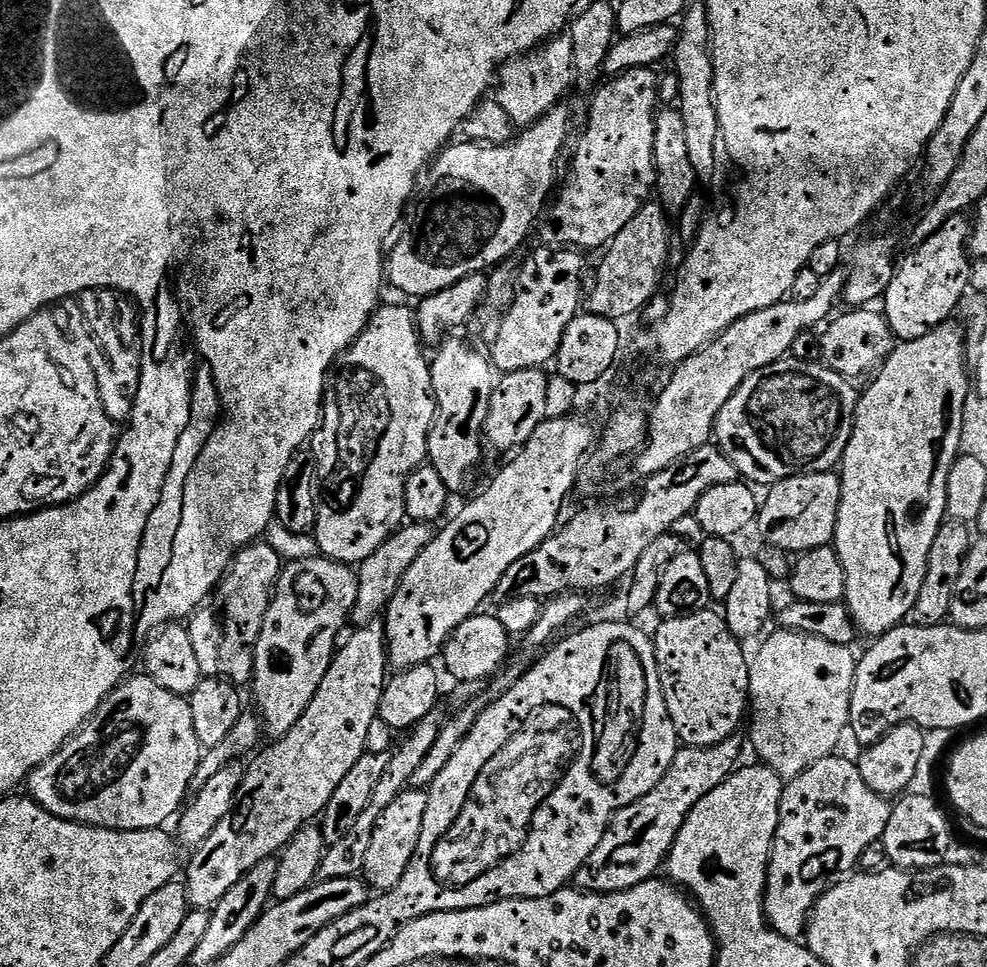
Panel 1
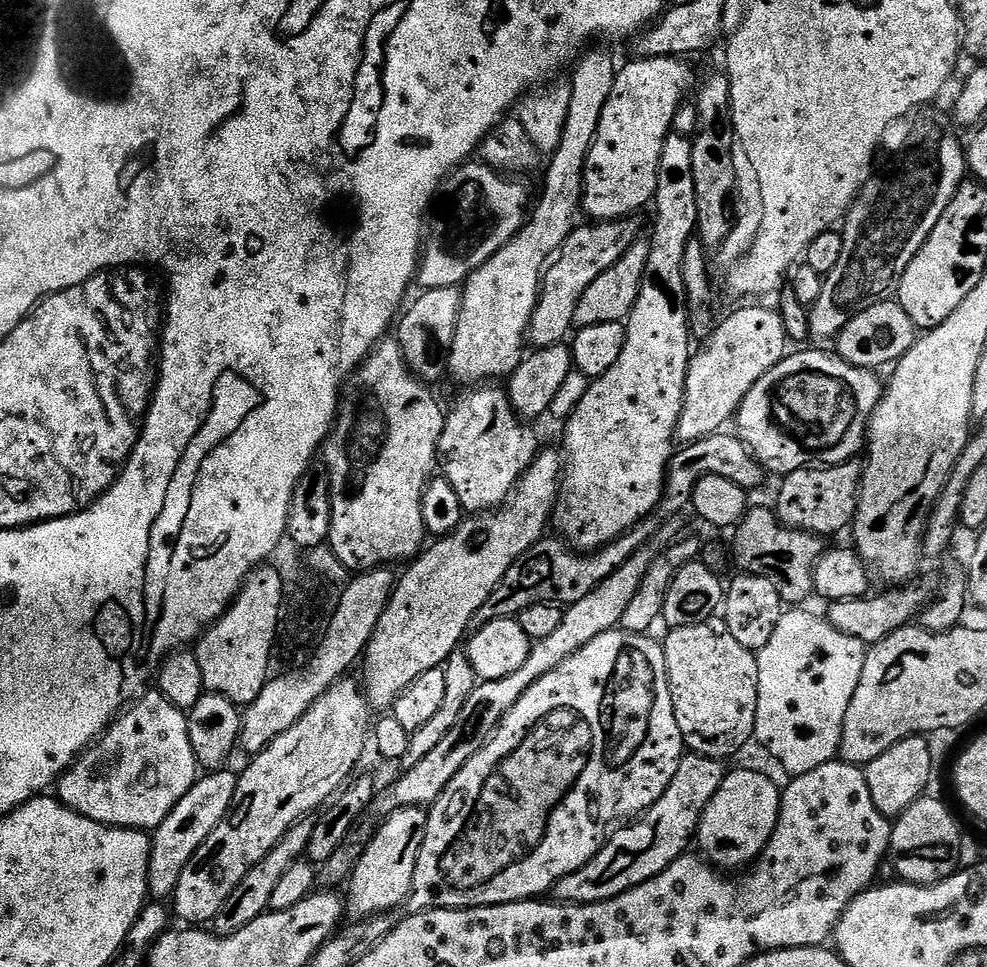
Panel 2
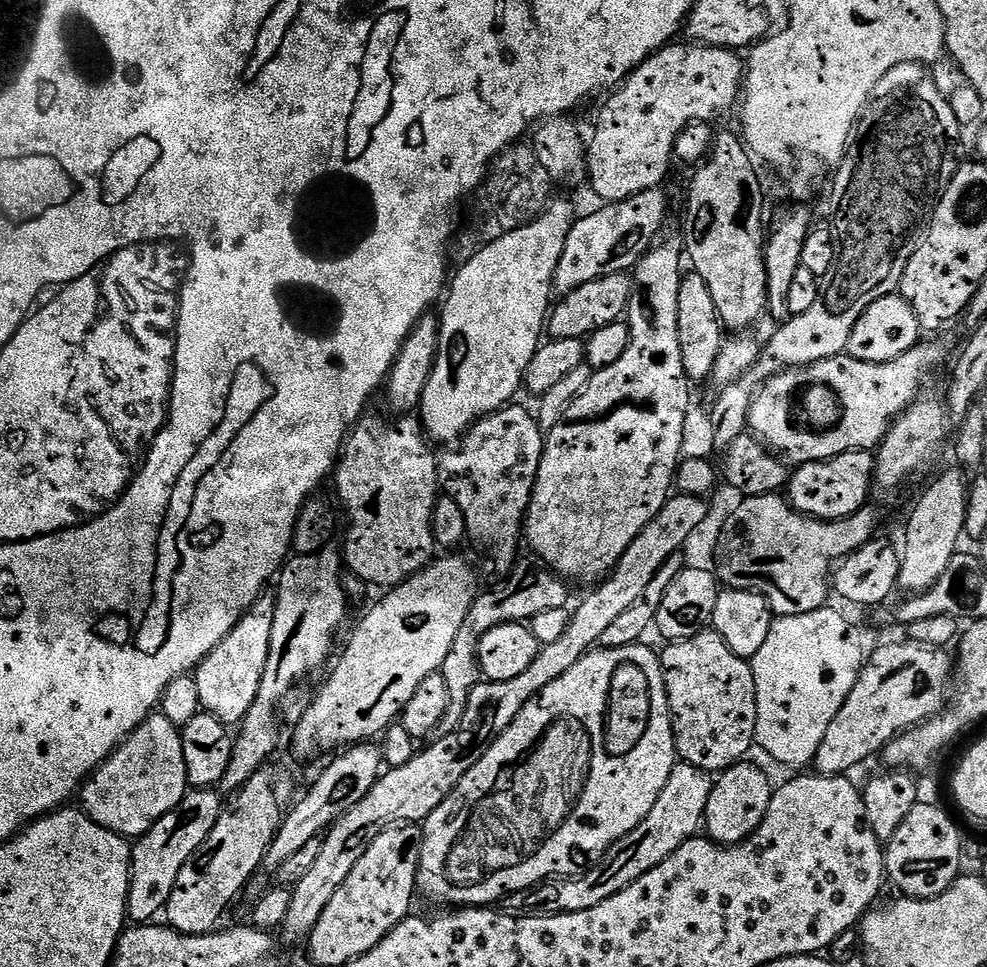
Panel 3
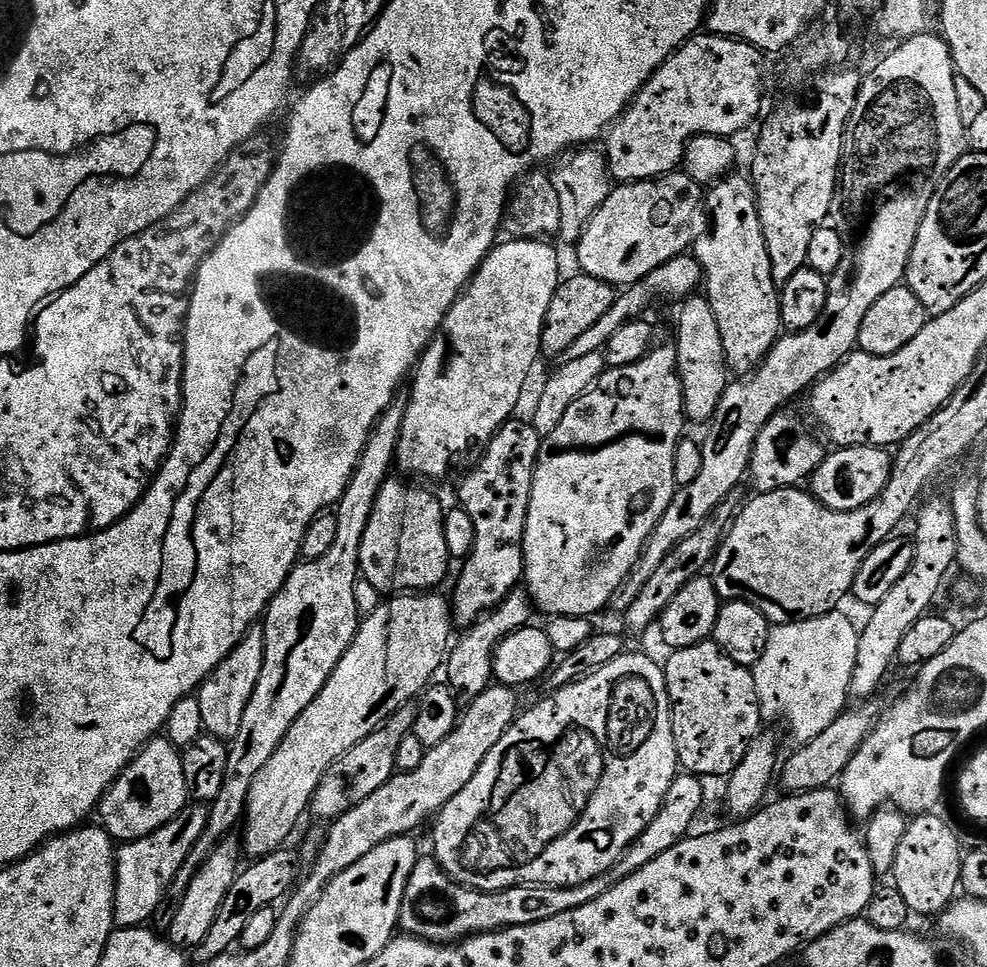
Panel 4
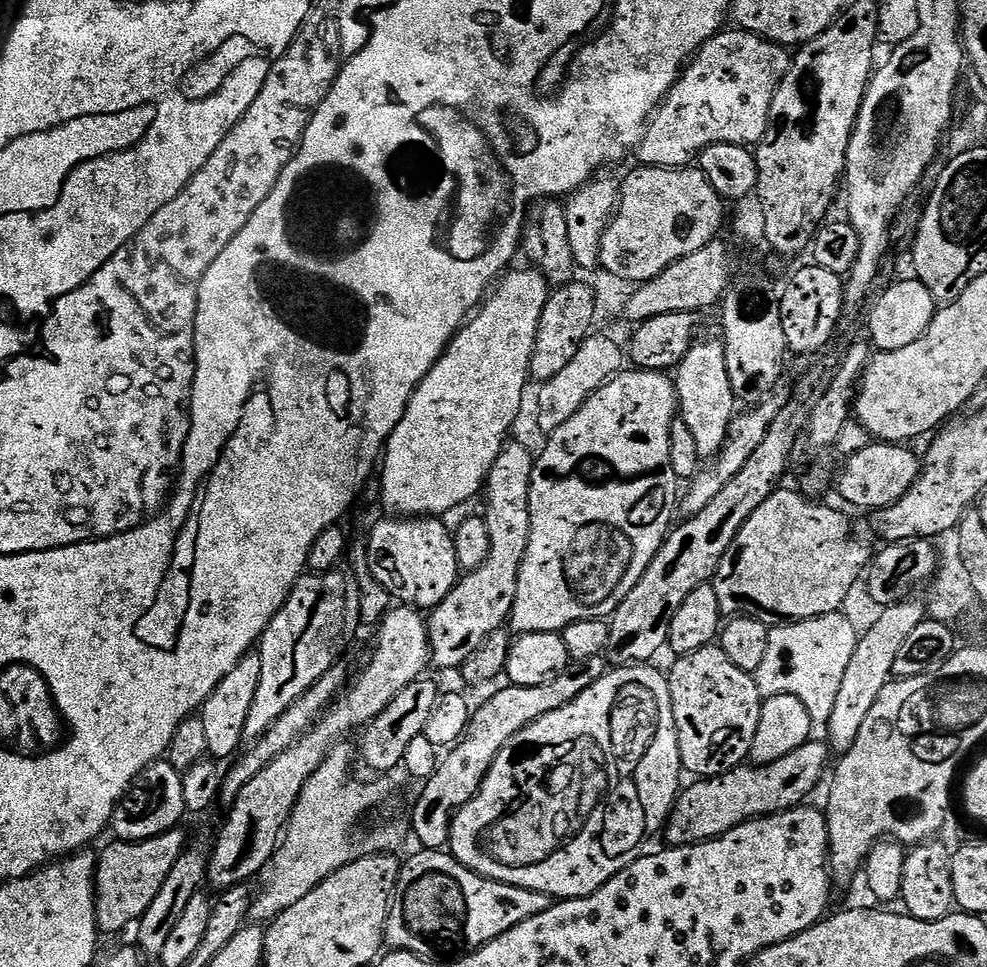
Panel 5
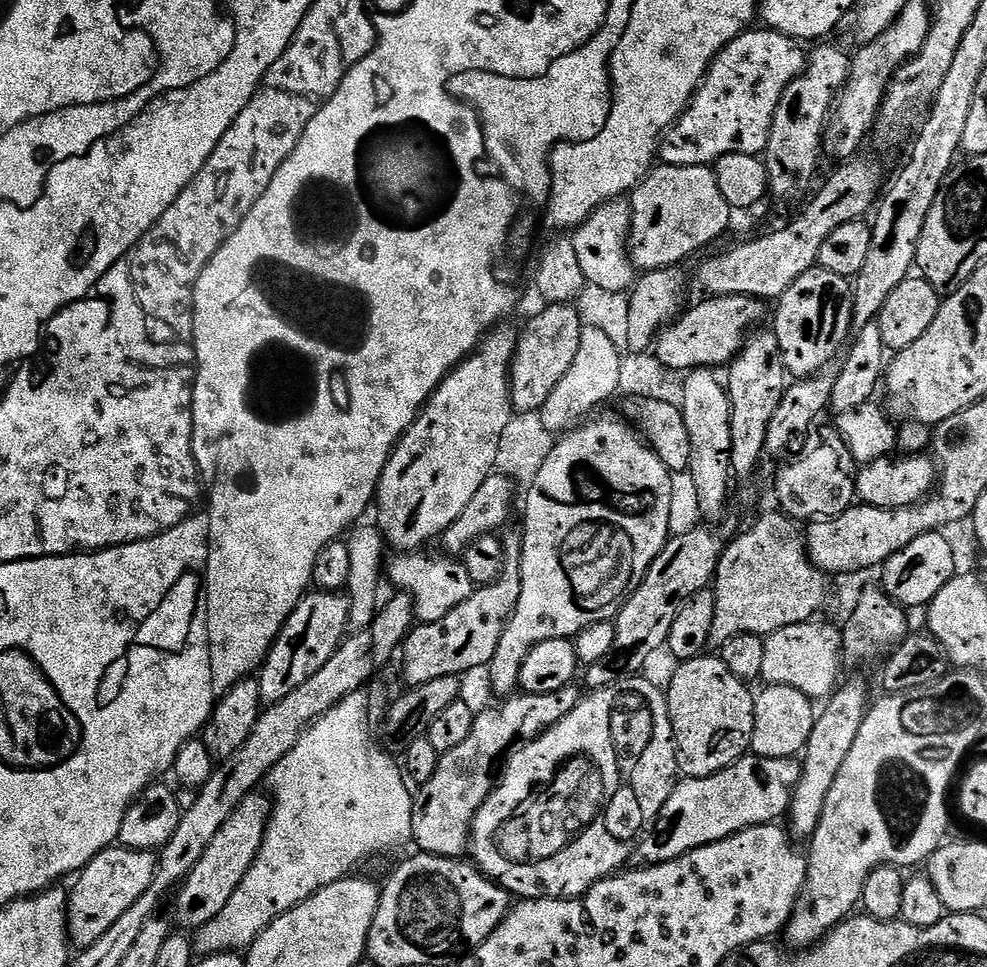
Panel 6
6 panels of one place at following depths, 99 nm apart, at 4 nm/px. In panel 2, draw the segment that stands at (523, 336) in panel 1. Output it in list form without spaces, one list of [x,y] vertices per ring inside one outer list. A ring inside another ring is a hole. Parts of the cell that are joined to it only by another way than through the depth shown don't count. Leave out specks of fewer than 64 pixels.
[[[636,218],[588,222],[585,228],[584,225],[577,226],[568,235],[558,255],[545,267],[540,281],[540,296],[536,300],[526,333],[533,349],[565,343],[574,328],[572,318],[574,310],[578,308],[578,298],[582,298],[586,286],[590,286],[598,274],[610,270],[610,266],[614,266],[614,262],[626,254],[626,250],[640,235],[640,224]]]

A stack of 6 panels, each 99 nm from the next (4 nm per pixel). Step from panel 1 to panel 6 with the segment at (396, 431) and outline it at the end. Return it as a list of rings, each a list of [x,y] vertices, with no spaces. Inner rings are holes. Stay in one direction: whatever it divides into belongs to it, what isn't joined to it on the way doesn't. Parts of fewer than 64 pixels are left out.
[[[417,550],[396,554],[386,564],[388,581],[393,589],[412,597],[412,605],[416,611],[416,620],[421,624],[433,624],[444,620],[454,606],[462,606],[466,598],[474,591],[470,574],[466,574],[466,566],[456,558],[447,555],[427,556],[427,551]]]

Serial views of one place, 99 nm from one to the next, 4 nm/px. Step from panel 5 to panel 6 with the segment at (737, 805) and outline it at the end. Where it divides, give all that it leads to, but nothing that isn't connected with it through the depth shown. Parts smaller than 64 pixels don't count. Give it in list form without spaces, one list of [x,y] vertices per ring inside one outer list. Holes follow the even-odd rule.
[[[745,754],[735,764],[714,773],[713,776],[681,779],[670,794],[666,806],[662,806],[652,827],[641,836],[635,859],[644,866],[670,862],[696,848],[730,838],[744,828],[757,828],[760,824],[779,821],[790,806],[795,787],[798,786],[800,769],[801,761],[796,758],[762,758]]]

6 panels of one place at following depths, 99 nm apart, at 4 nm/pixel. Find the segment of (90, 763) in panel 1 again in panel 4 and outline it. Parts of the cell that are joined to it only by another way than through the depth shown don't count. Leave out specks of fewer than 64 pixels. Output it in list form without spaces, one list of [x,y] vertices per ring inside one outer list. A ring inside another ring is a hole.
[[[153,738],[141,748],[133,760],[124,767],[122,775],[108,788],[108,793],[100,800],[98,809],[99,823],[105,832],[116,842],[127,842],[146,838],[154,834],[166,822],[170,822],[189,803],[190,797],[186,790],[186,774],[181,749],[176,748],[167,738]]]

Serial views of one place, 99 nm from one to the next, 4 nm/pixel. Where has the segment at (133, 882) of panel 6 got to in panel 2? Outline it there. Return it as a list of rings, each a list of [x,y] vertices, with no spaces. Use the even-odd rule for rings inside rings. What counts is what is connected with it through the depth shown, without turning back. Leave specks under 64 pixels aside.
[[[212,770],[201,775],[195,786],[178,802],[178,806],[174,806],[172,813],[151,833],[152,849],[148,858],[148,891],[157,901],[167,901],[176,891],[178,878],[182,878],[182,870],[186,866],[186,862],[190,862],[190,858],[198,850],[198,846],[202,846],[202,842],[206,842],[206,838],[214,830],[214,826],[218,826],[218,822],[222,822],[222,818],[230,810],[238,776],[235,771],[233,773],[228,771]]]

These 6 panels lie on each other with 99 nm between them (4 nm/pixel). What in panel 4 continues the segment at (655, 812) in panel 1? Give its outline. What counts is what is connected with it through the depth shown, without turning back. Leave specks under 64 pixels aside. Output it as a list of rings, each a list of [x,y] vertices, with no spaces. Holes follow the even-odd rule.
[[[691,774],[677,775],[662,802],[660,813],[624,852],[619,862],[610,871],[578,886],[559,888],[549,884],[516,884],[512,888],[505,888],[503,892],[477,892],[474,888],[467,888],[457,880],[452,880],[435,858],[417,859],[410,874],[410,882],[406,882],[399,927],[407,935],[416,936],[419,940],[450,945],[473,934],[514,926],[530,926],[534,922],[546,922],[546,918],[558,918],[558,914],[566,914],[566,910],[578,910],[578,906],[594,902],[594,898],[606,894],[606,890],[613,888],[620,880],[642,870],[646,862],[654,862],[658,854],[666,854],[666,850],[685,839],[693,831],[692,823],[704,804],[704,784],[701,777]]]

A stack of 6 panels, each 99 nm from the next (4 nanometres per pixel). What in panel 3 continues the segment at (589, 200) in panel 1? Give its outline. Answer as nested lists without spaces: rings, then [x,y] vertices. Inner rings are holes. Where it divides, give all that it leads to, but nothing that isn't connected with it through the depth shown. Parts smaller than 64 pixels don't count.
[[[672,42],[657,52],[646,62],[642,62],[626,77],[607,97],[604,109],[596,120],[596,129],[592,132],[592,140],[586,144],[586,180],[601,196],[601,201],[615,202],[625,200],[634,194],[642,194],[651,188],[659,188],[665,182],[668,163],[673,163],[675,139],[684,127],[696,121],[712,122],[715,116],[737,107],[742,96],[742,85],[746,64],[740,60],[730,48],[715,48],[699,42]]]

